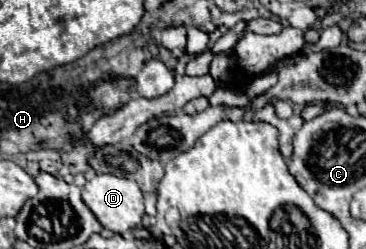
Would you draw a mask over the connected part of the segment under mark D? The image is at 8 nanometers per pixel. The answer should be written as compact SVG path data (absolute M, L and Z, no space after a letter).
M95 175L83 187L83 201L99 219L99 223L113 233L125 233L129 229L141 227L141 217L145 215L143 191L131 179L115 175Z

